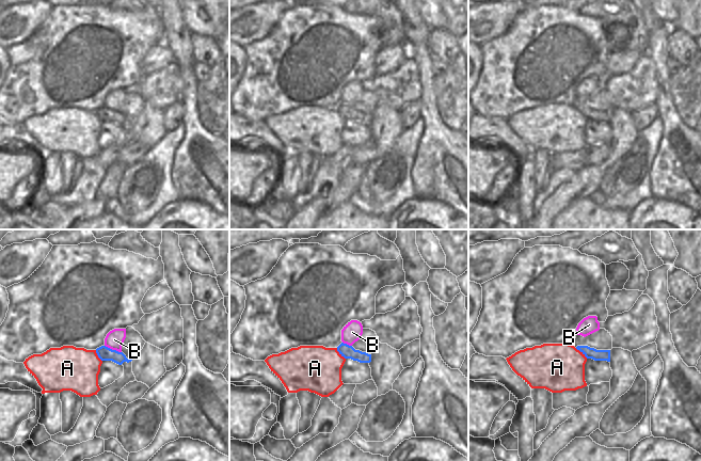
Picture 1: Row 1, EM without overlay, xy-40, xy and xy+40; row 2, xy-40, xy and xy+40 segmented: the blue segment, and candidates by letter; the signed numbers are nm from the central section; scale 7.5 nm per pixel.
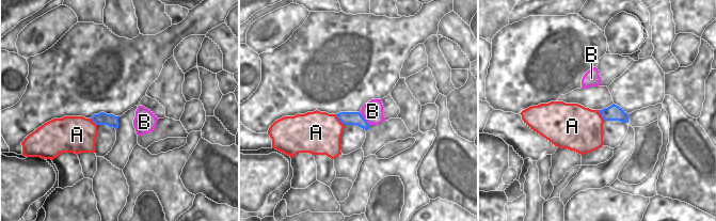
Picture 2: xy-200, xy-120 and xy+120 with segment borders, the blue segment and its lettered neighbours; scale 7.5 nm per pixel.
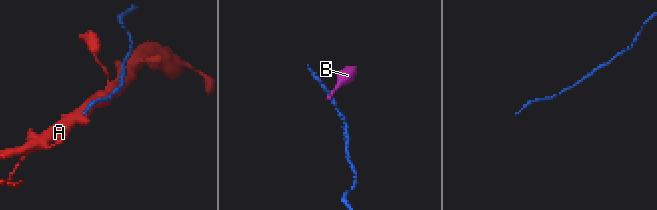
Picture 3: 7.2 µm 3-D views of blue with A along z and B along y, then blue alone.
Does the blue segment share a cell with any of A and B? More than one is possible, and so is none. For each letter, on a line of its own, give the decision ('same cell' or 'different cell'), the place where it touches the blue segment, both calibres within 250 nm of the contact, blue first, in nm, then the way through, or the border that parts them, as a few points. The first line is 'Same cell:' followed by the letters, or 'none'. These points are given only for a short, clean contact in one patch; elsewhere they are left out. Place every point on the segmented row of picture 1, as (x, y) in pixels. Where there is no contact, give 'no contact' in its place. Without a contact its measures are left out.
Same cell: none
A: different cell; contact xy+40 (582, 351); calibres 80 and 360 nm
B: different cell; contact xy-40 (113, 350); calibres 110 and 140 nm; border xy-40 (105, 345), (121, 352)

